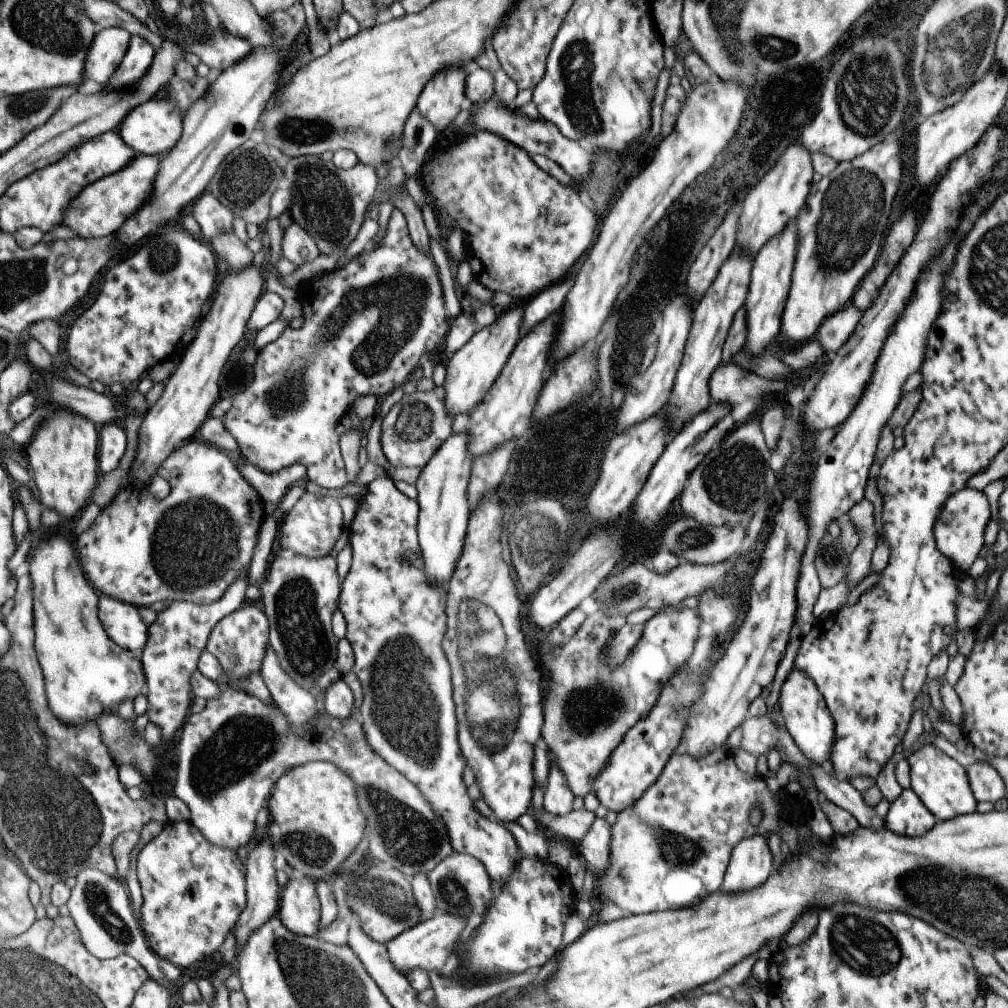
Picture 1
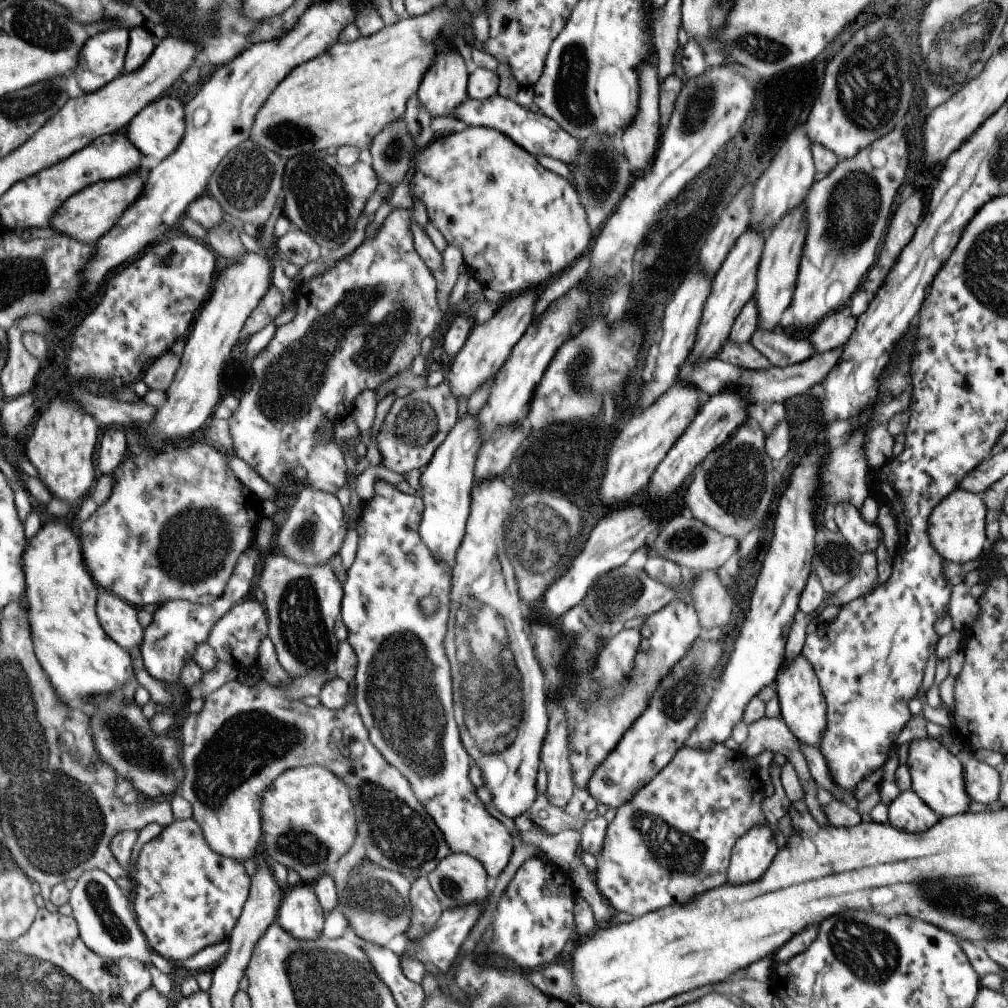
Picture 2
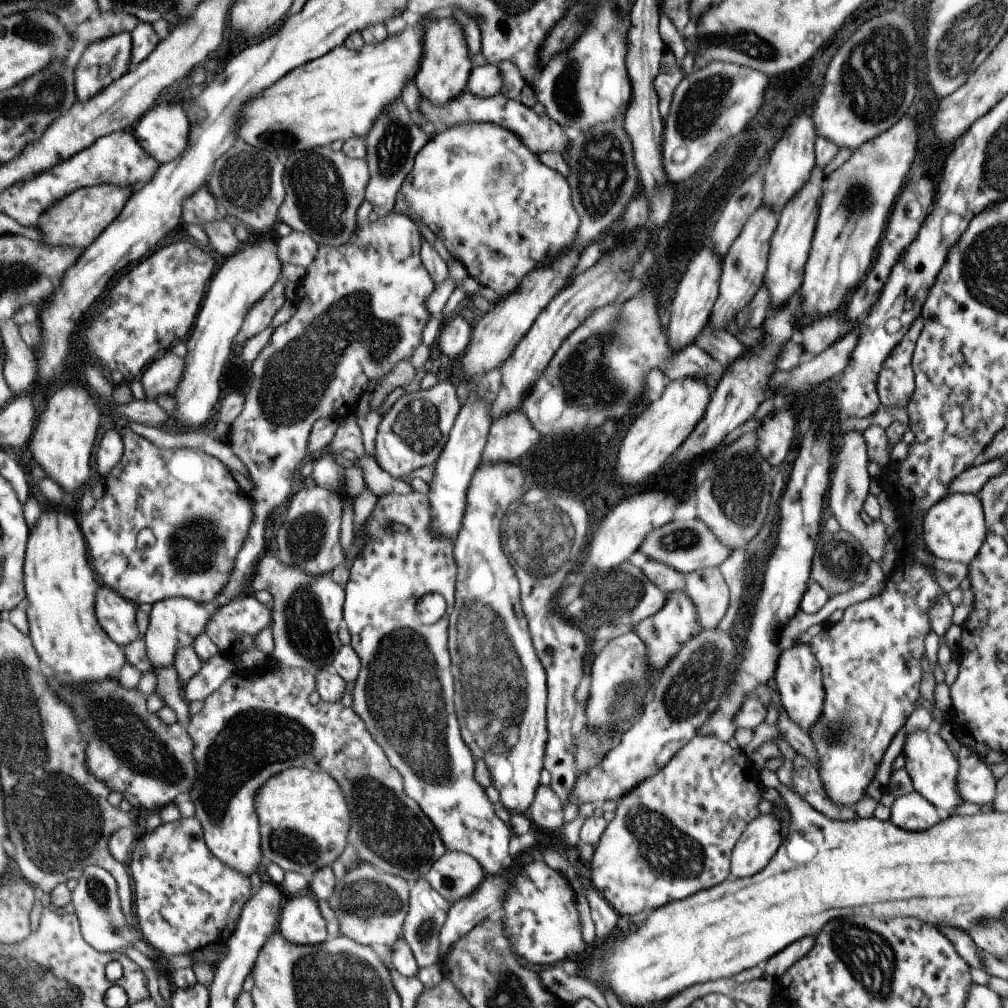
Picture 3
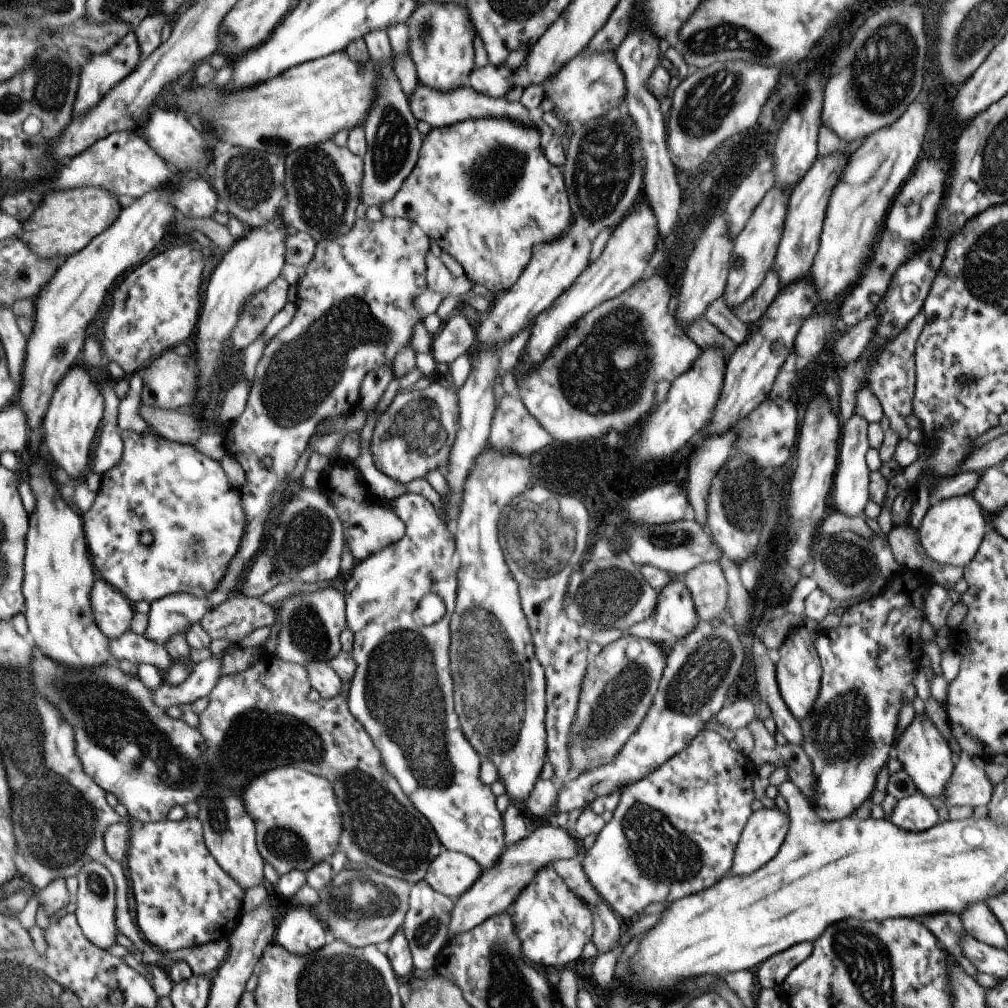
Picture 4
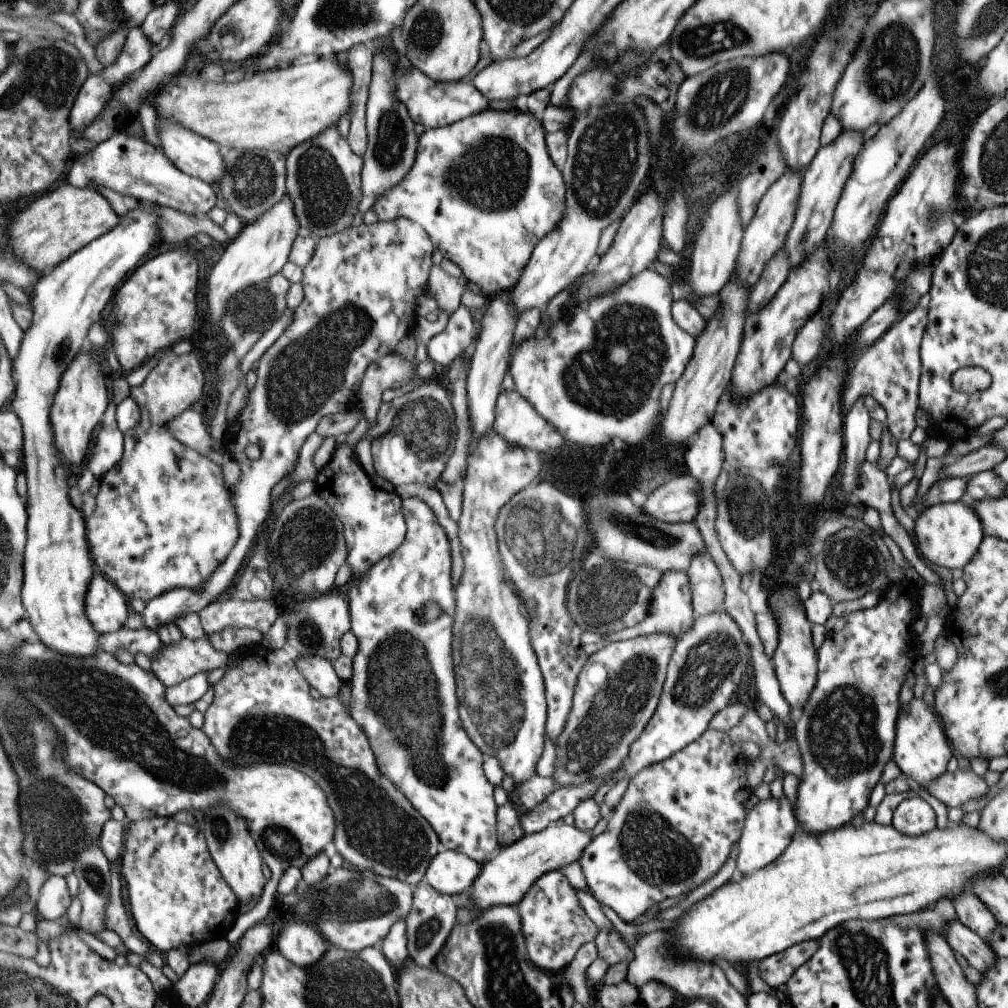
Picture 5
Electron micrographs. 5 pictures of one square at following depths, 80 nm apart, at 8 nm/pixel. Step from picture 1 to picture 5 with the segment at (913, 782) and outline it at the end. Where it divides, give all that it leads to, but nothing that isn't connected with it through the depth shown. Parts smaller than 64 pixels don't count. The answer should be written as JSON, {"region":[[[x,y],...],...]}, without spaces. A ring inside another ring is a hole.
{"region":[[[911,698],[907,709],[901,708],[895,726],[895,739],[892,760],[906,778],[911,778],[920,787],[927,786],[943,776],[946,765],[952,757],[947,740],[937,722],[937,716],[931,712],[919,698]]]}

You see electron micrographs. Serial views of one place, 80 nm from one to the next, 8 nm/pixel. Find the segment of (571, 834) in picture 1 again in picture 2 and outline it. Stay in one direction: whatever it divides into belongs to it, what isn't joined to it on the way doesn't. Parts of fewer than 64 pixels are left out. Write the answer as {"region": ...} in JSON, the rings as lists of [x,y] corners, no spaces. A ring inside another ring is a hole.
{"region":[[[536,794],[527,812],[531,822],[547,834],[556,835],[566,830],[578,830],[591,815],[586,815],[583,810],[577,816],[569,816],[563,809],[552,805],[544,794]]]}

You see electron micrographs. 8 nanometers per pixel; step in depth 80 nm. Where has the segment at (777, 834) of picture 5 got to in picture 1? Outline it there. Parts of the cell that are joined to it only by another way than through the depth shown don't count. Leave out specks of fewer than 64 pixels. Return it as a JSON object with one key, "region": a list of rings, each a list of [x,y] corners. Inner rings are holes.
{"region":[[[746,837],[731,850],[722,882],[716,888],[723,894],[745,894],[763,885],[772,872],[766,838]]]}

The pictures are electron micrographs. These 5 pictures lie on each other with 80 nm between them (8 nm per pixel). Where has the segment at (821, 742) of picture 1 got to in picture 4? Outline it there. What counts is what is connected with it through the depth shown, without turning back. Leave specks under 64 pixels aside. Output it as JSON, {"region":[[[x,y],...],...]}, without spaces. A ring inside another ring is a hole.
{"region":[[[799,626],[791,634],[787,634],[783,644],[778,649],[779,660],[774,665],[778,692],[783,704],[791,716],[801,722],[813,710],[815,698],[819,694],[819,680],[821,680],[821,666],[813,646],[813,634],[808,626]]]}

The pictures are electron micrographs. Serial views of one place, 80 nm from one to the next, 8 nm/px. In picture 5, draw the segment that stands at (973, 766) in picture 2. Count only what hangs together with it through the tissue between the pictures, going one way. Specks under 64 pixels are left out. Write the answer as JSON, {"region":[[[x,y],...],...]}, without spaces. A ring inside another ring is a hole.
{"region":[[[967,769],[945,772],[935,782],[929,782],[922,788],[939,800],[947,810],[952,807],[961,807],[969,800],[983,798],[983,794],[987,792],[983,778]]]}

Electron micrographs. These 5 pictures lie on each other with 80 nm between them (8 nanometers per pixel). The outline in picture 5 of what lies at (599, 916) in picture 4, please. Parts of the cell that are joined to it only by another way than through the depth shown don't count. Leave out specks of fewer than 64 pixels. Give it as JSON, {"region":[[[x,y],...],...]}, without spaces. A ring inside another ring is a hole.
{"region":[[[614,927],[611,930],[599,928],[593,942],[598,958],[606,962],[609,968],[617,962],[629,964],[633,960],[633,952],[627,948]]]}

